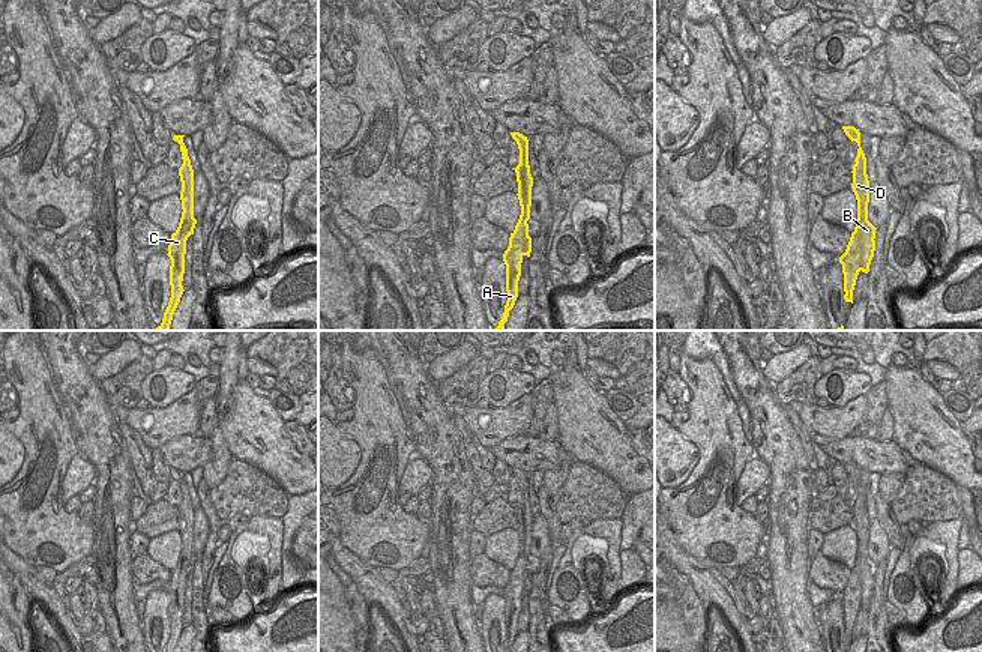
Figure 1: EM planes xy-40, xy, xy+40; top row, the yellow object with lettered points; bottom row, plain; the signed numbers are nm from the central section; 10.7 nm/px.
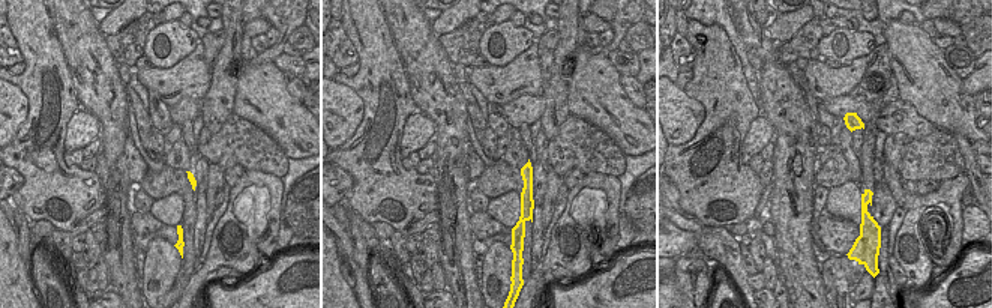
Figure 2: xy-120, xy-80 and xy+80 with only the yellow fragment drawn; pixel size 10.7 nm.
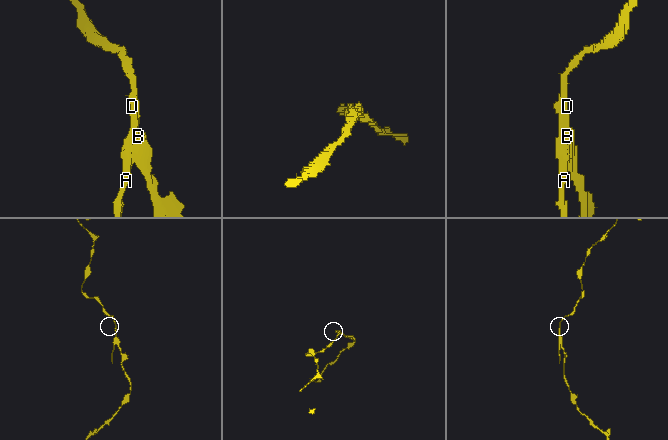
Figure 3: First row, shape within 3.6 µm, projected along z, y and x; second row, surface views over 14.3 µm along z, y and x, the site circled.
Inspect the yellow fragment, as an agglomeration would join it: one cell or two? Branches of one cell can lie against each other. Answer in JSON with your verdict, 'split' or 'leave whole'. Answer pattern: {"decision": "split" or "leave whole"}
{"decision": "split"}

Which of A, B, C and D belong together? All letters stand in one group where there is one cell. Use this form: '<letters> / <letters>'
A C D / B

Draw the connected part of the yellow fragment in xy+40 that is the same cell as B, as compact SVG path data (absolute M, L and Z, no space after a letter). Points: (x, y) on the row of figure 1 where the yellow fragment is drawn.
M866 219L860 222L862 272L869 272L875 251L875 227Z

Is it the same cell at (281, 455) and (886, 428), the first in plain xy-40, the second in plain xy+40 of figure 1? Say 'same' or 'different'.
different

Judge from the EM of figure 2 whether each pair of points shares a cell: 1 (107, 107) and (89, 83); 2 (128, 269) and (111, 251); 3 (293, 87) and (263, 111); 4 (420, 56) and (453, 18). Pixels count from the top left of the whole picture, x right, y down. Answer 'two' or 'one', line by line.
1: one
2: one
3: two
4: two

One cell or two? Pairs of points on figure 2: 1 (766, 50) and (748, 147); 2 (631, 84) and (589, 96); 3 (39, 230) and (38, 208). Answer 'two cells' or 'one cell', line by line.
1: two cells
2: two cells
3: two cells

